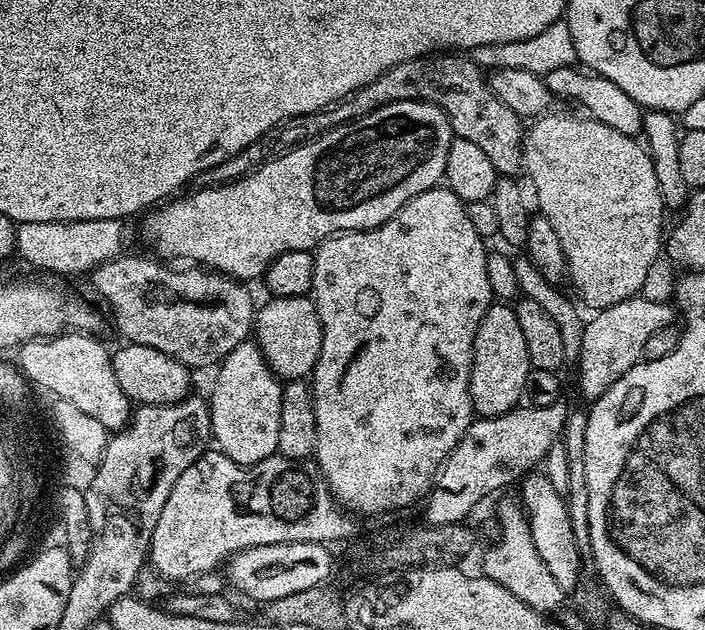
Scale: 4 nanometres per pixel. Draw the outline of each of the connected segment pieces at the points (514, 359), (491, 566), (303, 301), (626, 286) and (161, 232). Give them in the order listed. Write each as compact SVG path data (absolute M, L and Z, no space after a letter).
M504 302L489 304L478 334L474 338L472 351L472 398L477 405L489 404L486 409L489 416L501 416L510 412L521 403L526 374L529 370L526 354L526 337L522 335L522 326L518 326L515 307Z
M519 503L504 504L500 508L500 541L484 556L483 575L489 576L494 582L506 586L514 598L522 598L526 606L545 614L552 611L563 602L565 589L554 582L554 574L546 570L539 557L538 550L532 541L527 515Z
M273 296L265 301L254 312L254 343L262 350L270 370L284 382L311 377L320 357L324 333L315 300L308 296Z
M545 114L539 118L533 119L531 121L530 127L527 129L524 142L522 145L522 166L525 172L525 175L529 176L532 179L532 184L534 186L534 190L536 192L536 198L538 200L537 208L541 215L547 217L548 221L550 222L551 226L554 228L554 231L558 233L558 238L562 241L562 254L566 258L566 262L568 263L568 270L566 273L567 279L570 281L572 279L572 284L576 287L576 292L578 295L581 296L582 299L585 300L586 303L592 307L592 310L599 310L601 308L609 308L610 306L614 306L618 302L622 302L623 300L629 300L631 296L638 296L641 295L645 291L644 283L648 280L648 275L652 272L652 267L656 264L656 259L659 256L662 256L662 251L664 248L664 233L666 230L666 224L664 228L664 214L666 215L666 207L663 202L663 197L661 196L660 188L658 186L658 180L656 178L656 172L654 172L654 166L652 160L648 156L647 147L639 139L627 136L626 134L620 134L618 130L611 129L610 126L604 125L600 121L593 120L591 118L583 118L580 116L552 116L553 114Z
M425 100L384 104L365 116L337 123L318 139L266 162L257 172L231 184L200 186L189 196L180 194L161 203L143 217L144 236L157 252L153 253L165 261L188 260L184 262L219 272L231 280L259 281L274 258L292 250L312 252L338 232L365 232L382 226L406 202L437 187L443 181L446 154L450 154L453 139L450 122L438 106Z

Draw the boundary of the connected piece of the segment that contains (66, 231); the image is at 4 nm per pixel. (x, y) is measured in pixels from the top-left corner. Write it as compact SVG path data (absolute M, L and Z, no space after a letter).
M114 219L22 223L16 230L16 254L28 265L46 272L85 275L123 253L124 226L123 221Z

